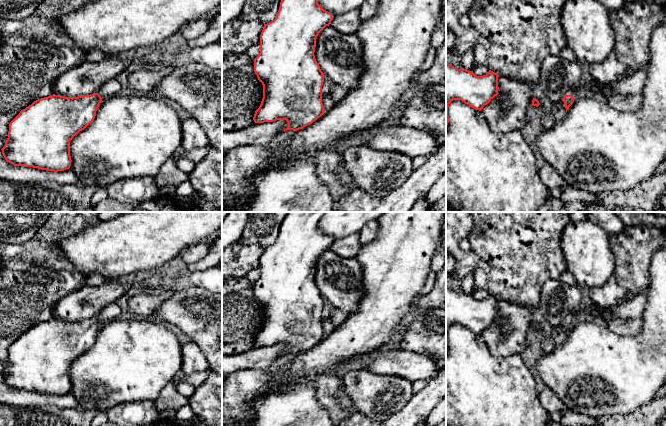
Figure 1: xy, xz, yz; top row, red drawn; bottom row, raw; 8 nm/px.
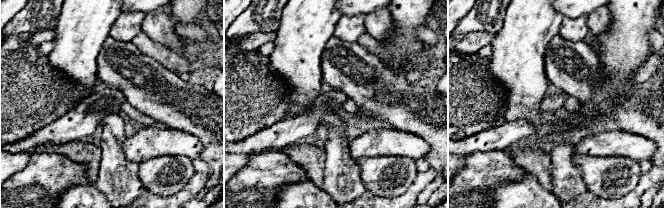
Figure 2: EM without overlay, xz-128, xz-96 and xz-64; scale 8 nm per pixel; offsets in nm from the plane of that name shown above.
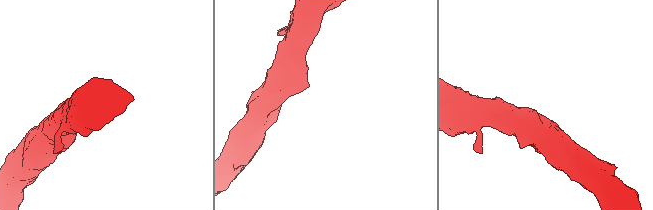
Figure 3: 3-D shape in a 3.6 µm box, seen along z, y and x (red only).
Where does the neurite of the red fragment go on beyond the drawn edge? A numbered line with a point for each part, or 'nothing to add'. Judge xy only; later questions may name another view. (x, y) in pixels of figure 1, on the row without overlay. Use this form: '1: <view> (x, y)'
1: xy (111, 312)

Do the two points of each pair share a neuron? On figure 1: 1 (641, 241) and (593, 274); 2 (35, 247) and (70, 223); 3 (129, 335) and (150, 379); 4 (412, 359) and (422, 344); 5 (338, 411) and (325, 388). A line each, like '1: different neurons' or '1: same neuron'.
1: different neurons
2: same neuron
3: same neuron
4: different neurons
5: same neuron

